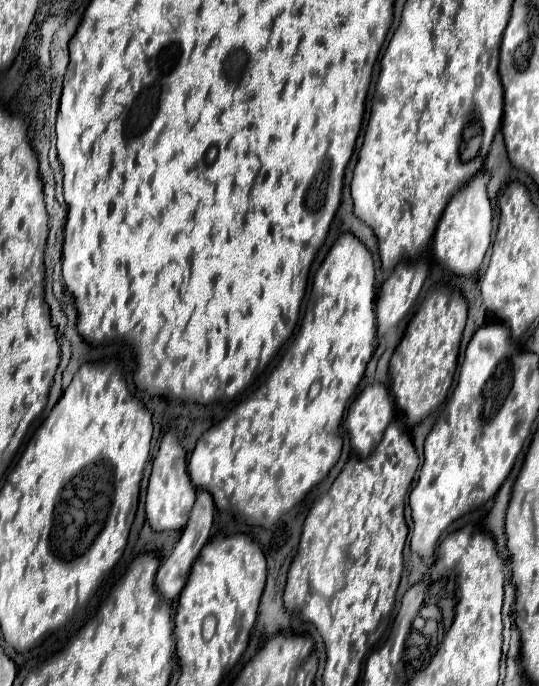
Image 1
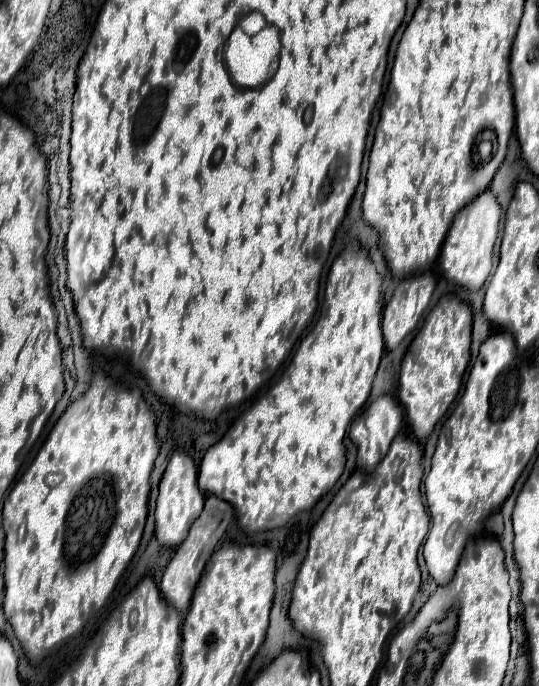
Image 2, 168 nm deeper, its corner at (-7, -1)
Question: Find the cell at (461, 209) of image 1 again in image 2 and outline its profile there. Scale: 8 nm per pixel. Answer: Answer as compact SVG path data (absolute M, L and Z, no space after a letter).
M485 190L479 198L475 198L471 204L467 204L453 220L453 226L445 238L443 250L441 250L441 272L451 282L465 286L469 290L479 290L489 272L493 262L493 244L497 240L499 232L499 218L501 208L493 196L491 190Z

